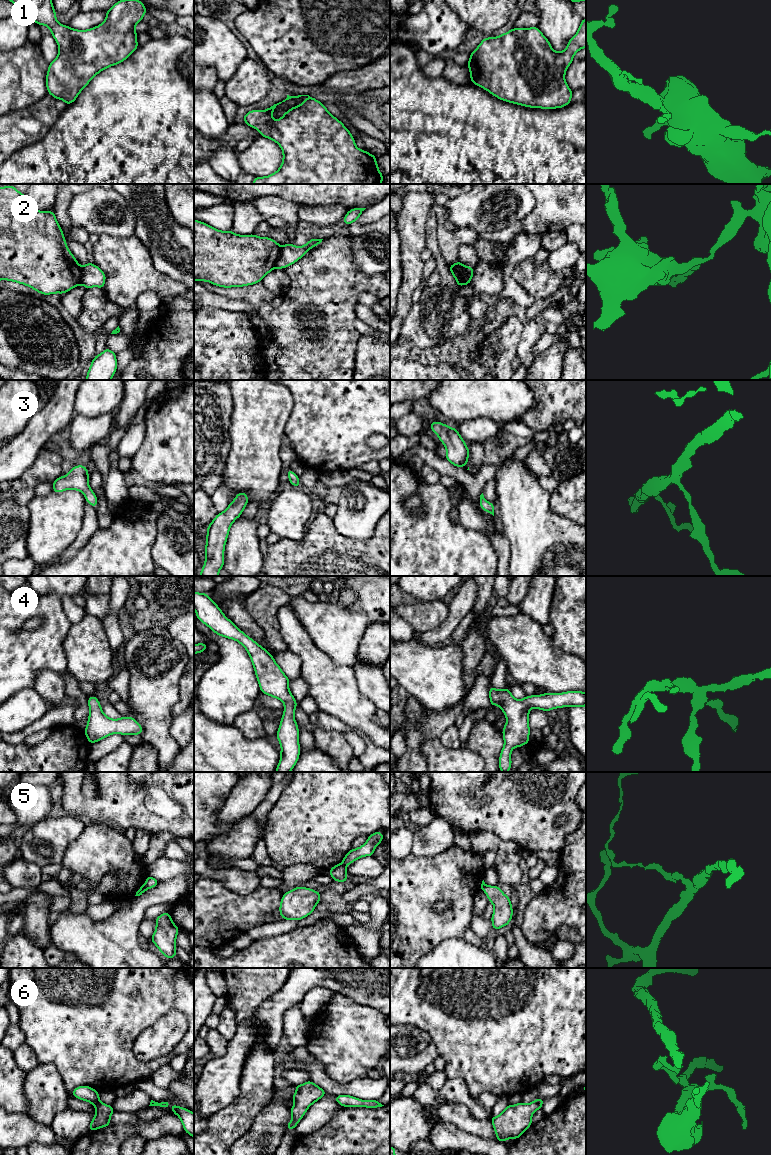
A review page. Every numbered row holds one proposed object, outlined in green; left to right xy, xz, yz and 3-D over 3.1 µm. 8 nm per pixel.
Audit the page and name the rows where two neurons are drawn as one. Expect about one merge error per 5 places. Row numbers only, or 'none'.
2, 5

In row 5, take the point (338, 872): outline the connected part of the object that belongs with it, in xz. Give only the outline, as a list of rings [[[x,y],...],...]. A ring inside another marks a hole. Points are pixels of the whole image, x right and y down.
[[[341,864],[333,866],[329,873],[334,881],[337,882],[346,882],[348,880],[348,877],[346,875],[347,871],[346,868]]]

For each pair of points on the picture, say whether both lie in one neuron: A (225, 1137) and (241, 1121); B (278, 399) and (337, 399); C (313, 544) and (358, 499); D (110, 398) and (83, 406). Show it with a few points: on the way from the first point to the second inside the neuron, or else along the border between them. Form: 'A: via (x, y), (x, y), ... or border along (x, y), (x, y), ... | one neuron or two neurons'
A: via (229, 1133), (237, 1125) | one neuron
B: border along (290, 390), (292, 411), (287, 422) | two neurons
C: border along (332, 518), (334, 527), (343, 536), (352, 538) | two neurons
D: via (103, 398), (90, 401) | one neuron

